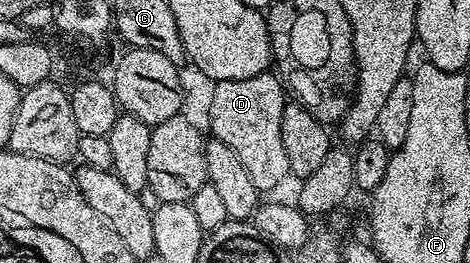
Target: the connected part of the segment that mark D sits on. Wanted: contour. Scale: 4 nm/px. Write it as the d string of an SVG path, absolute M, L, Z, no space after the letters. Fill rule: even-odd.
M267 71L255 78L219 80L212 87L209 128L213 132L210 133L235 150L247 174L251 174L251 182L255 182L258 193L265 194L290 179L287 150L283 146L283 110L287 92L282 81L272 71Z

